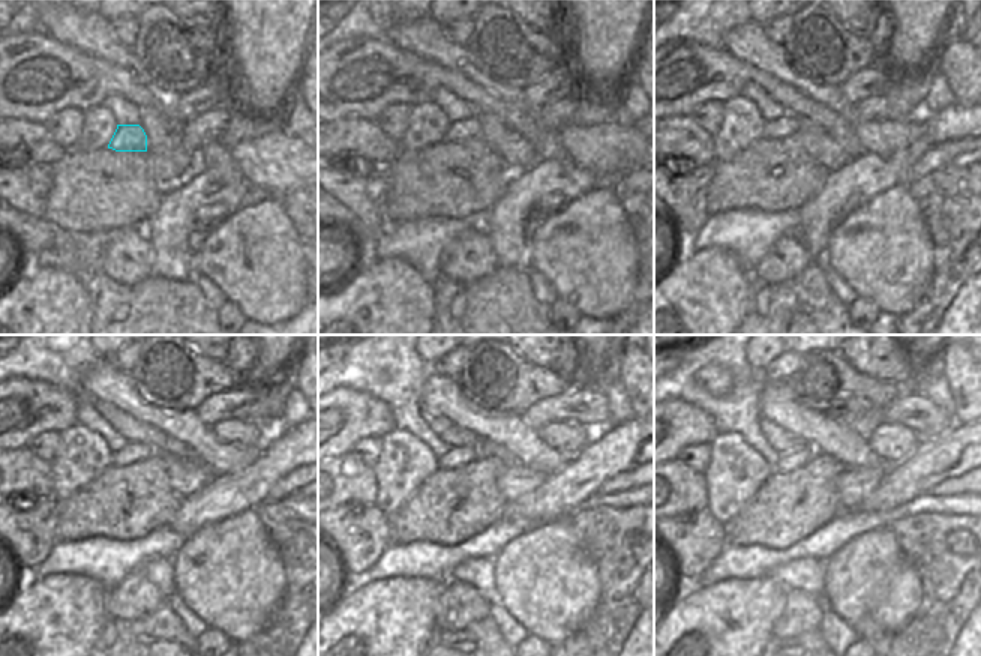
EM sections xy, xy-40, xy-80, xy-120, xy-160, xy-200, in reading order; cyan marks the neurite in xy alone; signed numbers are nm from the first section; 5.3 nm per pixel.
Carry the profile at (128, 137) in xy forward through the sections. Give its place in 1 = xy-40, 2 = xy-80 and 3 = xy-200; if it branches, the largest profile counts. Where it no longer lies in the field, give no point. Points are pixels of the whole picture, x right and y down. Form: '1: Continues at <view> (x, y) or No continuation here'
1: Continues at xy-40 (468, 129)
2: Continues at xy-80 (804, 129)
3: Continues at xy-200 (791, 461)

